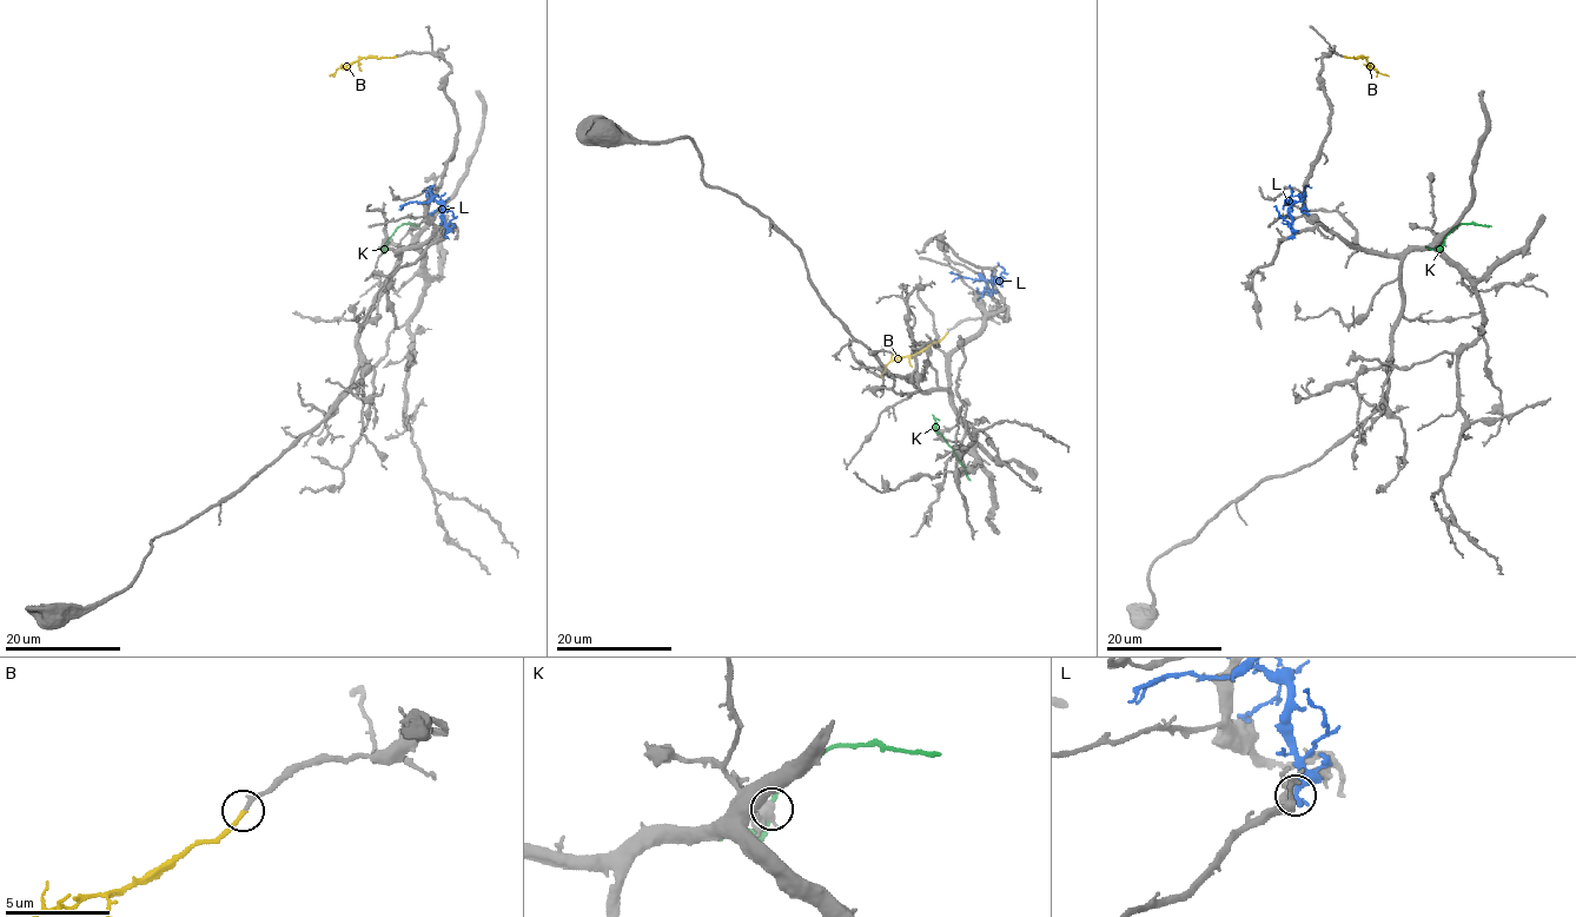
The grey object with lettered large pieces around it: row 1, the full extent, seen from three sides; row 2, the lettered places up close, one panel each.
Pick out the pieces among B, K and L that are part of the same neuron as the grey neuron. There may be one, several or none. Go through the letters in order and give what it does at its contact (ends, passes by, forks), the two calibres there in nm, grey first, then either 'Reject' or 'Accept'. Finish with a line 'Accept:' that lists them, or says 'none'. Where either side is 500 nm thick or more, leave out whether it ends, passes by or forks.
B: It ends there. Thickness 220 nm (grey) against 200 nm. Accept
K: Thickness 700 nm (grey) against 200 nm. Reject
L: It ends there. Thickness 400 nm (grey) against 460 nm. Reject
Accept: B

